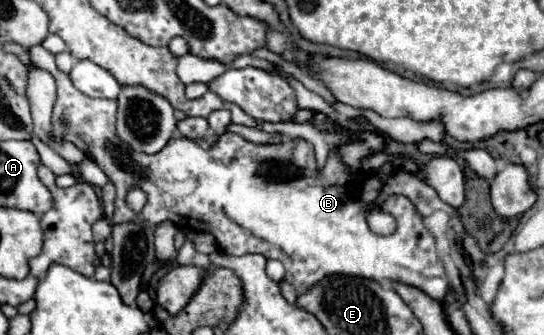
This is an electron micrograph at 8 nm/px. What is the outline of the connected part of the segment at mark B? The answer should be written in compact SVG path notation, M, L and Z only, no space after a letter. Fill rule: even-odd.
M31 46L29 54L31 54L33 64L37 68L47 70L57 82L57 102L55 102L55 110L53 110L53 138L55 140L51 142L51 146L59 148L63 138L71 140L79 150L83 150L87 156L91 156L101 166L101 170L109 176L109 180L117 188L113 224L125 224L125 222L135 220L135 224L145 222L145 224L155 226L155 224L169 220L173 224L179 224L179 228L187 230L187 232L209 232L215 236L219 248L225 254L241 256L241 254L261 252L267 258L281 260L287 270L285 280L289 284L293 284L299 294L307 292L311 286L315 286L325 276L345 274L345 276L371 278L377 282L391 280L391 282L415 286L421 292L425 292L427 296L431 296L433 300L443 304L443 300L449 292L449 282L447 282L443 260L437 256L435 238L423 226L423 216L417 212L417 208L409 202L407 196L393 194L383 202L383 210L395 216L397 230L391 236L373 234L365 222L365 212L373 206L373 202L371 204L363 202L361 178L359 178L359 182L355 182L355 174L349 172L349 168L343 164L341 156L335 150L329 152L325 166L317 168L313 146L303 138L293 138L293 140L287 140L277 146L257 146L257 144L247 142L239 134L223 134L217 140L217 144L209 150L209 156L207 156L207 152L199 152L197 144L193 144L193 140L187 140L187 138L171 140L161 152L157 152L153 156L137 154L129 146L125 146L115 134L115 102L113 100L89 98L89 96L81 94L71 84L69 76L57 70L55 56L51 52L47 52L43 46ZM207 160L215 160L215 170L207 170ZM187 180L193 180L193 184L195 184L193 194L187 194L187 196L175 194L175 182L187 182ZM133 184L139 184L149 196L143 212L139 212L139 214L135 214L135 212L131 214L131 208L123 200L127 190Z

